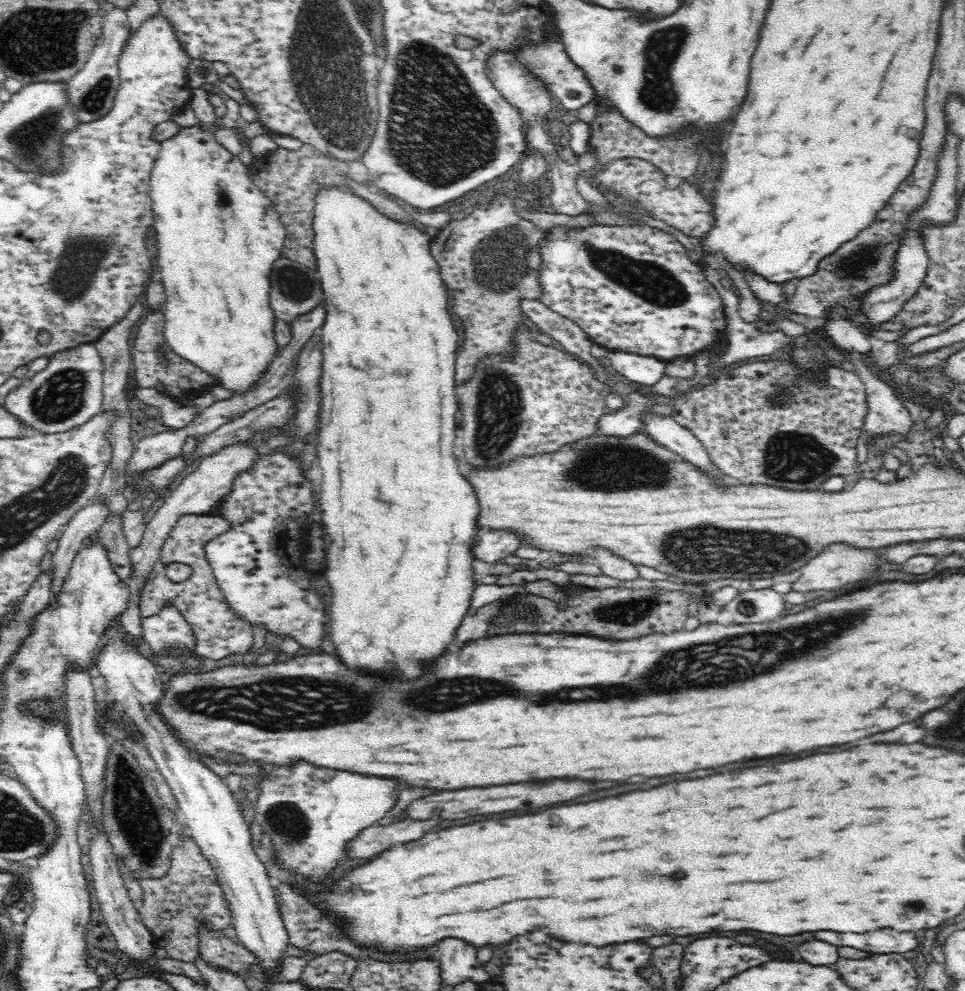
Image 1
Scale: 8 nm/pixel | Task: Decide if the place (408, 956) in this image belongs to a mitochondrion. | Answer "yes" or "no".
no

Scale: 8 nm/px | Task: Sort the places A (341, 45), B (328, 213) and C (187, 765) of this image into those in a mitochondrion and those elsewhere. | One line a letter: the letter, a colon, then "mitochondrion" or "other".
A: mitochondrion
B: other
C: other

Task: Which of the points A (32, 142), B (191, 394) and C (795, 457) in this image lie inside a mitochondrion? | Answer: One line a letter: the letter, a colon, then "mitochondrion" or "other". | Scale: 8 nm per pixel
A: mitochondrion
B: other
C: mitochondrion

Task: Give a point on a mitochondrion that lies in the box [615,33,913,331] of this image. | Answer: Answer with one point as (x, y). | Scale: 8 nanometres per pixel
(865, 263)

